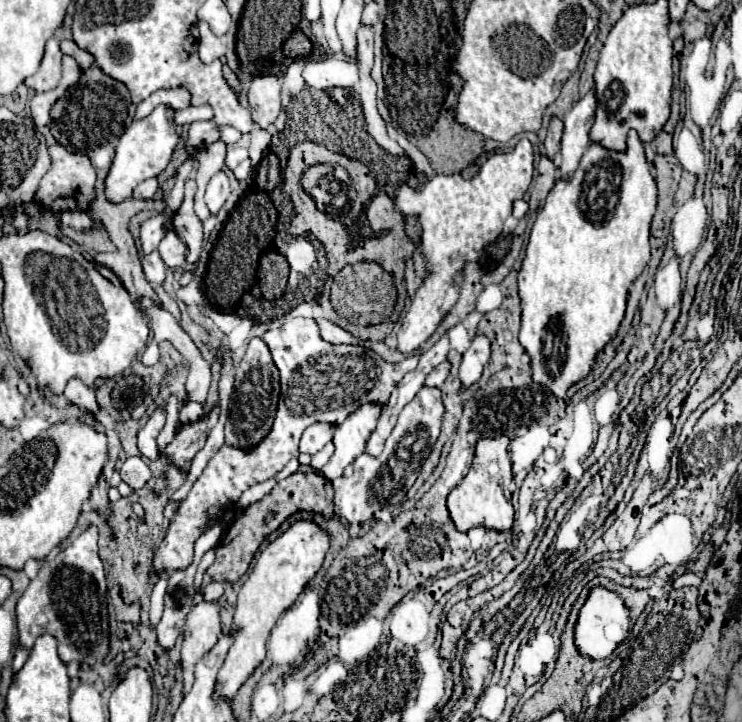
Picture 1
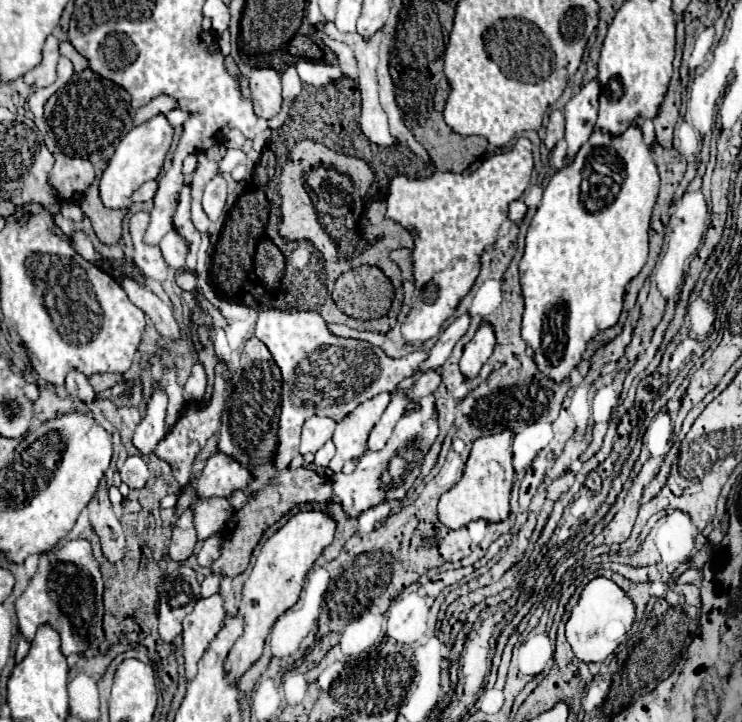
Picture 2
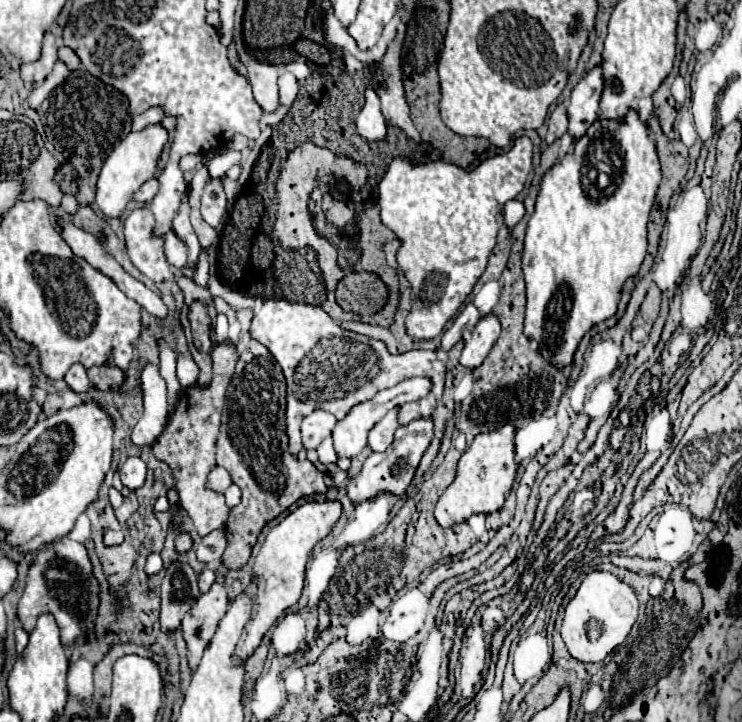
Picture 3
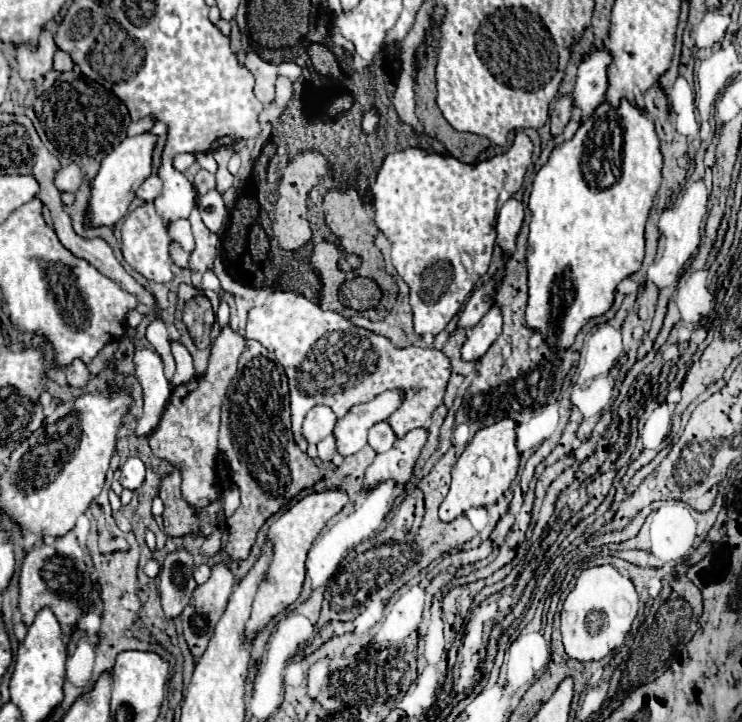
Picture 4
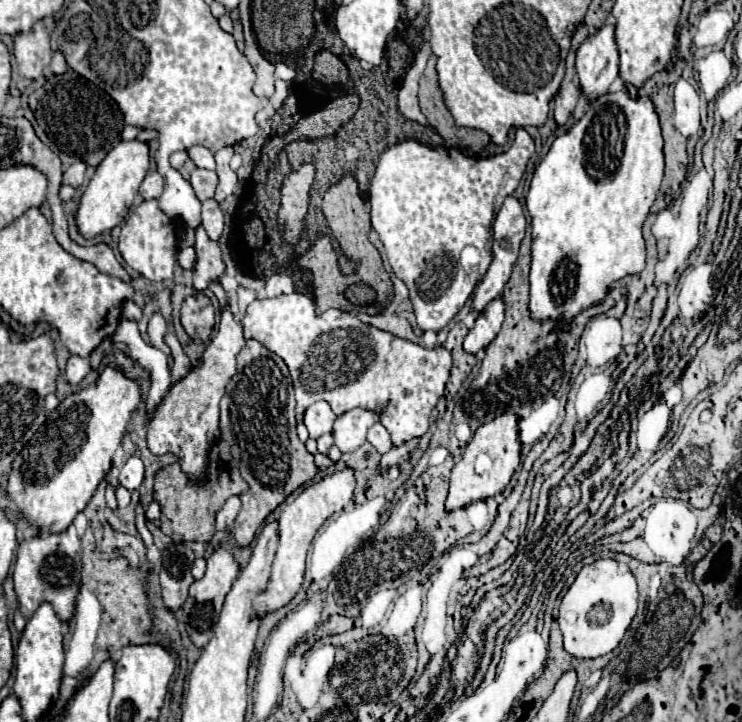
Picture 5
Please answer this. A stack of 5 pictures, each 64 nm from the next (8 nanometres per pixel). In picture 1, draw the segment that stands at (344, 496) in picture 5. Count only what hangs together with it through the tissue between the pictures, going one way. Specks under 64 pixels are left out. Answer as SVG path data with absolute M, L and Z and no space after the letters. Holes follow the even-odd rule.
M302 518L296 520L286 532L282 532L262 550L254 570L250 572L248 580L238 592L232 630L236 628L240 630L234 634L234 644L230 646L228 656L218 672L218 686L216 686L218 696L232 698L244 684L244 680L254 672L254 668L264 660L270 630L274 628L280 614L296 602L308 580L322 566L328 548L330 548L330 534L324 528L320 528L314 520Z

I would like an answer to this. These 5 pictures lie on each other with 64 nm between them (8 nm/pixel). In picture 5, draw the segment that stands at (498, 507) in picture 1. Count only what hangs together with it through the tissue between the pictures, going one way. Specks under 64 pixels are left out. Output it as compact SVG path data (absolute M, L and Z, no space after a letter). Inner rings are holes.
M504 412L502 416L496 416L494 420L478 426L462 454L462 460L452 468L446 510L456 510L468 506L472 500L484 500L488 496L500 494L508 486L518 464L520 464L518 418L512 412Z

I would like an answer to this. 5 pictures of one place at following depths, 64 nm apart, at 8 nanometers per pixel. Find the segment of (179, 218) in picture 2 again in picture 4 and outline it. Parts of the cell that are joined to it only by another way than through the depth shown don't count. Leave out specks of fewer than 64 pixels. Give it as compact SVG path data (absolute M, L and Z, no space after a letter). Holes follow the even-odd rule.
M176 220L176 222L170 222L168 228L170 228L172 240L176 240L186 252L192 252L192 250L194 250L194 236L192 236L190 222L188 222L188 220Z

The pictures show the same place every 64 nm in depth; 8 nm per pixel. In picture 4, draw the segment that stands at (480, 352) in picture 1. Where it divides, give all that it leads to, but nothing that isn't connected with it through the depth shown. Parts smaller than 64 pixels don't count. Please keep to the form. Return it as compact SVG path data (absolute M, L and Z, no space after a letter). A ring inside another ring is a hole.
M494 304L488 314L468 332L468 338L462 346L462 360L478 360L490 348L490 344L502 332L502 314L500 306Z

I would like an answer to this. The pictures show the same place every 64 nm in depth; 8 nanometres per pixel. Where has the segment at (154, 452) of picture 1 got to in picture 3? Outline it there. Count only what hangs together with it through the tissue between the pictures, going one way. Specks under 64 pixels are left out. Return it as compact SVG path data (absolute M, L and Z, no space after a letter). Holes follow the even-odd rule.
M144 364L140 382L144 392L144 414L132 430L132 442L138 446L152 444L162 434L162 424L166 424L168 416L166 382L160 376L158 364Z

